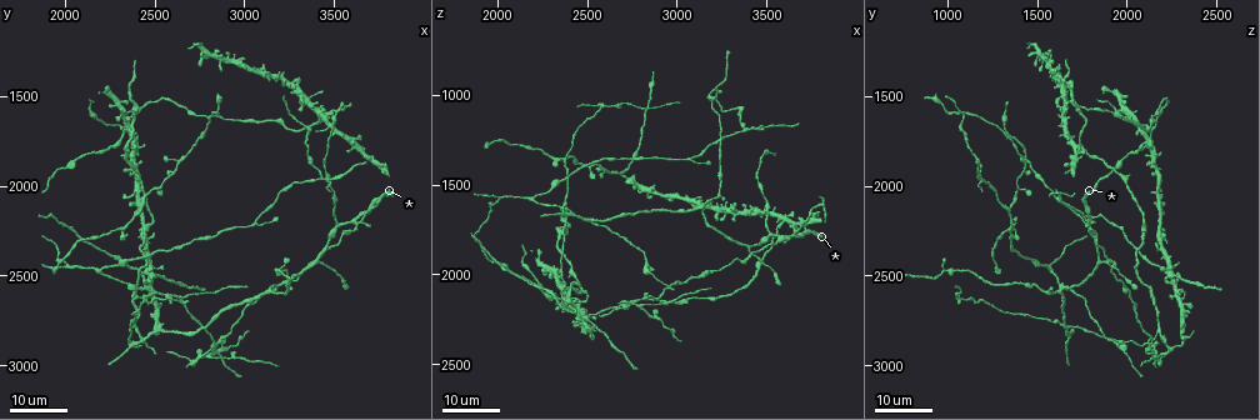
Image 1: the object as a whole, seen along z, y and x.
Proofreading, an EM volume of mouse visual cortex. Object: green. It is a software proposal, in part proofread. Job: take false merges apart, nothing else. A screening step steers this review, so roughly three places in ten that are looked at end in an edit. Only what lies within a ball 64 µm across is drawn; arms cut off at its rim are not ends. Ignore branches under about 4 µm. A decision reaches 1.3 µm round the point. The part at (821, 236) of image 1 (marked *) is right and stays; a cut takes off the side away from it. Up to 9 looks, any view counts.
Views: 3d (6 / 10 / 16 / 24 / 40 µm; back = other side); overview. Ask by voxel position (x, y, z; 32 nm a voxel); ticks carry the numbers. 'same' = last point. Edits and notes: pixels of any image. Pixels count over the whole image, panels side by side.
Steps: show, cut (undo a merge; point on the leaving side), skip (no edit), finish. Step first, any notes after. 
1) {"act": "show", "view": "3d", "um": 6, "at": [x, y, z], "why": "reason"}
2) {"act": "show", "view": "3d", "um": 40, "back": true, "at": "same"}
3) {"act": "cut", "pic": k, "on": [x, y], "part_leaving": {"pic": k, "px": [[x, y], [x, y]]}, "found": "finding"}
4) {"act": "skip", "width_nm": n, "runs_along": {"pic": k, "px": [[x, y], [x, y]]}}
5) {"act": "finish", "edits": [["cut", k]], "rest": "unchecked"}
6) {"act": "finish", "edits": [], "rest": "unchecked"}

{"act": "show", "view": "3d", "um": 16, "at": [3440, 1960, 1200], "why": "three-way junction"}

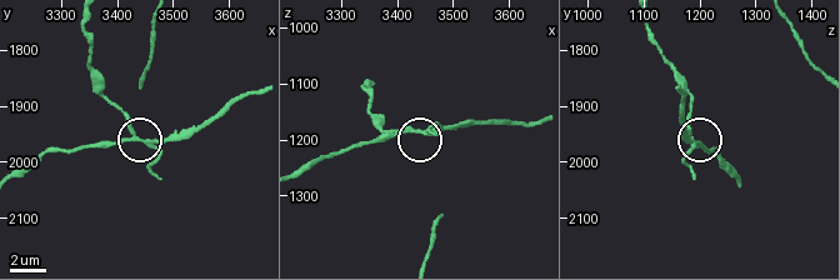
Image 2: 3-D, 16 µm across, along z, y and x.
{"act": "show", "view": "3d", "um": 6, "at": [3425, 1950, 1185]}

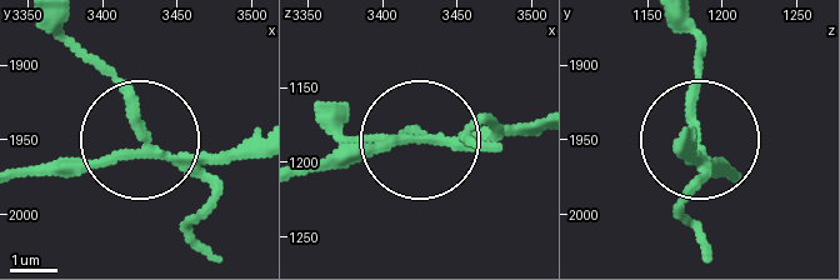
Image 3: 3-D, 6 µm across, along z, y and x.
{"act": "cut", "pic": 3, "on": [198, 223], "side_arm_um": 9, "part_leaving": {"pic": 3, "px": [[173, 154], [61, 23]]}, "found": "a second cell is stuck on"}

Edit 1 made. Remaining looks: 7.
{"act": "show", "view": "3d", "um": 24, "at": [3640, 2220, 1780], "why": "four arms meet"}

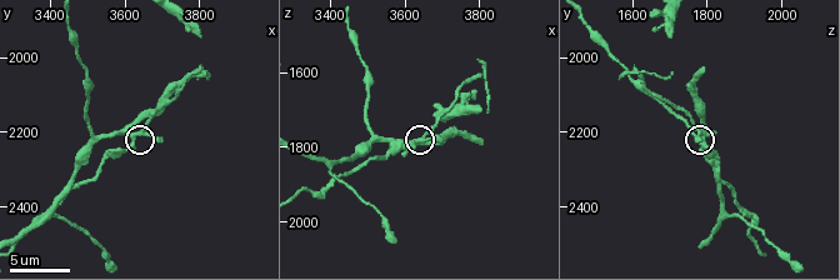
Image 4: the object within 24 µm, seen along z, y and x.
{"act": "show", "view": "3d", "um": 10, "at": [3630, 2210, 1780]}

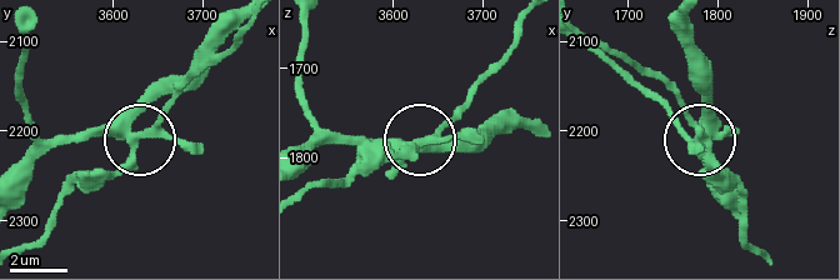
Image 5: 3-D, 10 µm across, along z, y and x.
{"act": "cut", "pic": 5, "on": [109, 171], "width_nm": 290, "part_leaving": {"pic": 5, "px": [[121, 133], [129, 153], [121, 166], [85, 180], [21, 248]]}, "found": "two cells meet here"}

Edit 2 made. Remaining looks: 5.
{"act": "show", "view": "overview", "why": "redraw"}

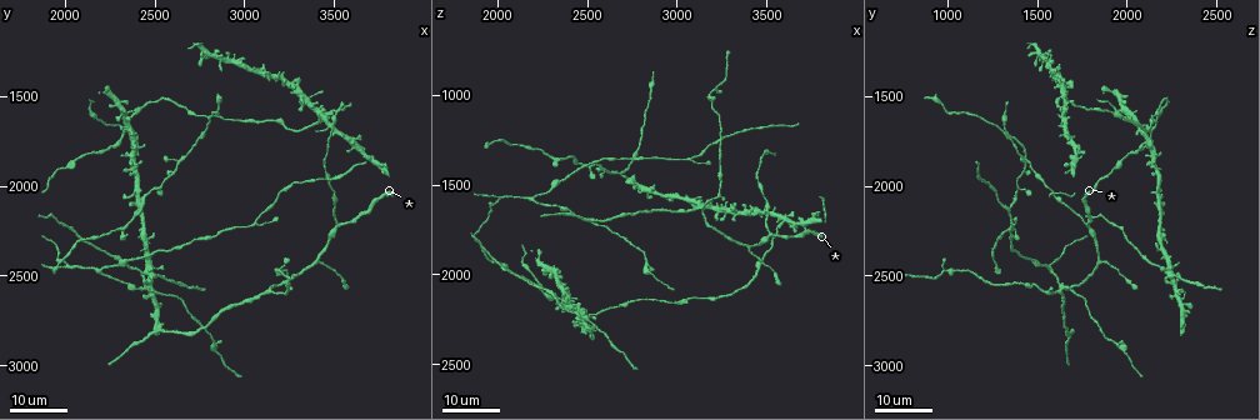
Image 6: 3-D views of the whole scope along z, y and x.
{"act": "show", "view": "3d", "um": 16, "at": [3420, 2440, 1860], "why": "branch point"}

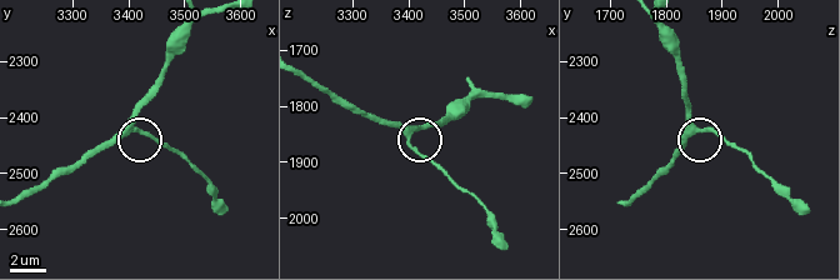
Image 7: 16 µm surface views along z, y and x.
{"act": "show", "view": "3d", "um": 10, "at": [3400, 2425, 1850], "why": "zoom in"}

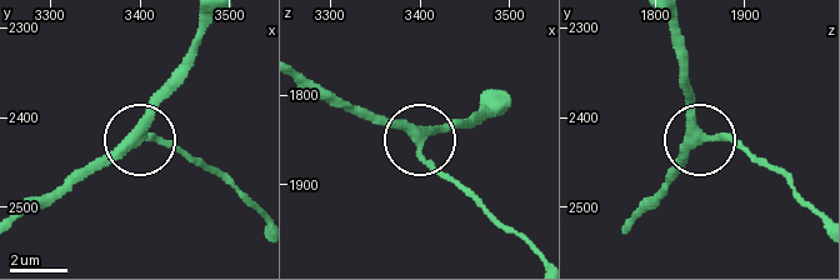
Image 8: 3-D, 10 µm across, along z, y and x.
{"act": "show", "view": "3d", "um": 6, "at": [3400, 2420, 1855], "why": "zoom in"}

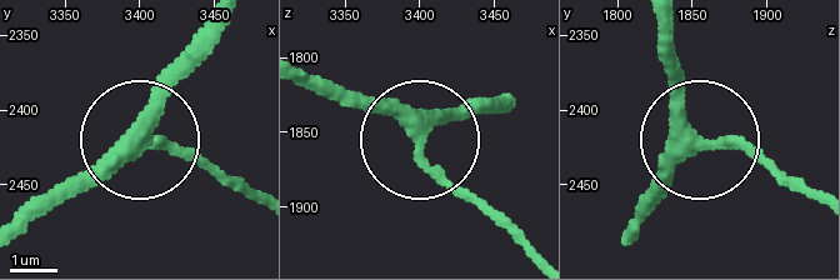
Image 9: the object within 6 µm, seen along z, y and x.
{"act": "skip", "width_nm": 310, "found": "continuous, no second cell"}

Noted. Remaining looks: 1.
{"act": "finish", "edits": [["cut", 3], ["cut", 5]], "rest": "unchecked"}

